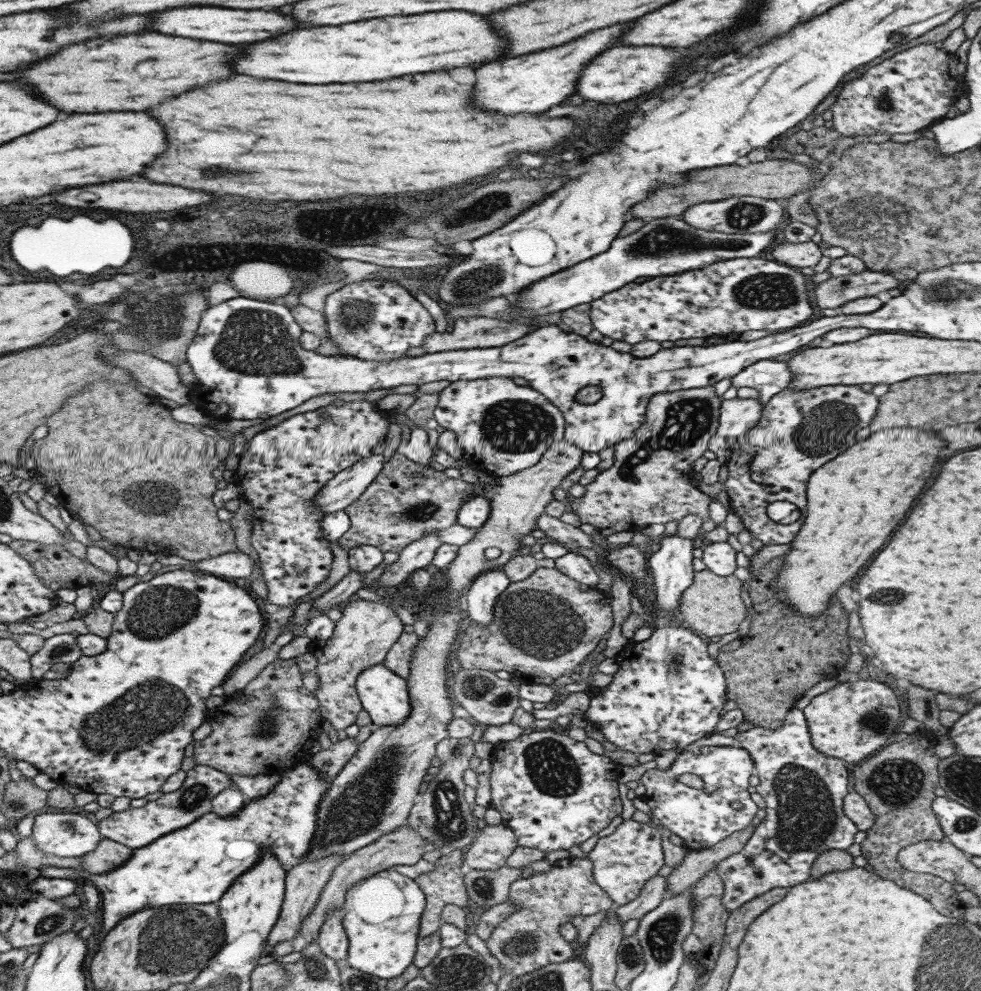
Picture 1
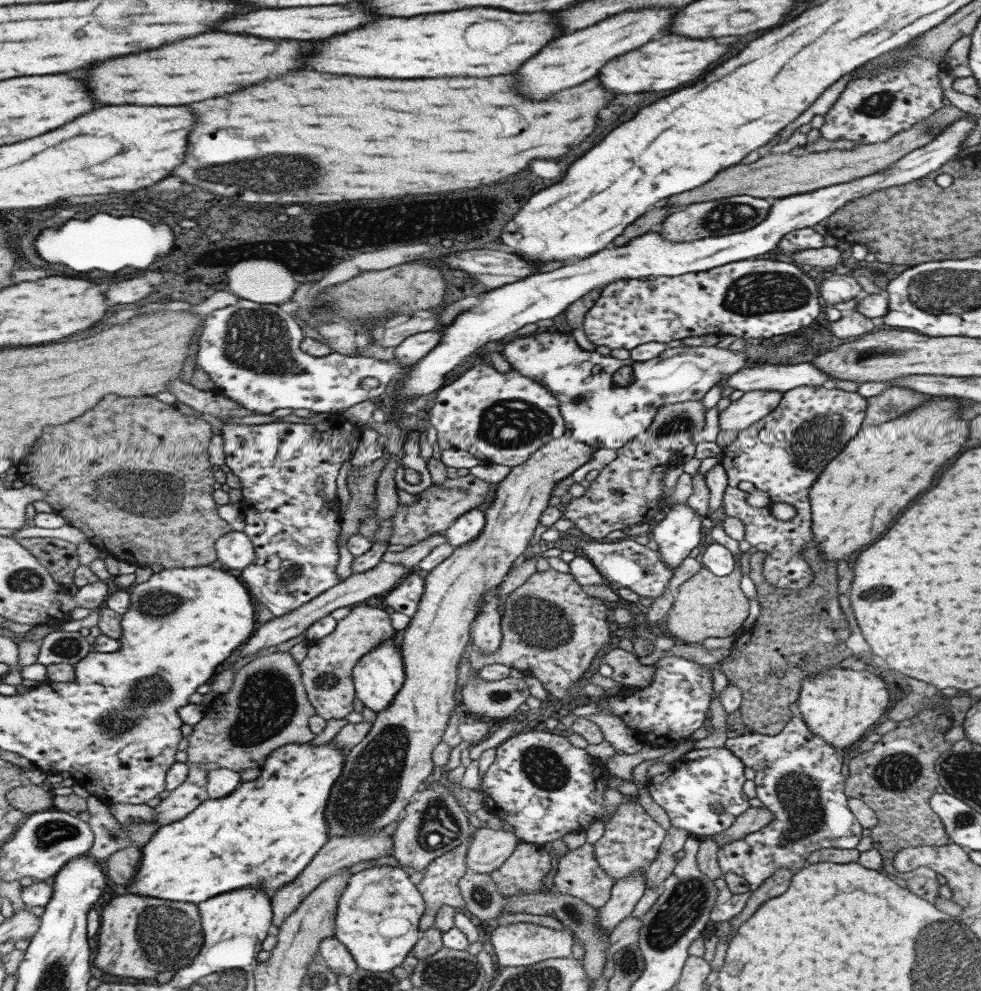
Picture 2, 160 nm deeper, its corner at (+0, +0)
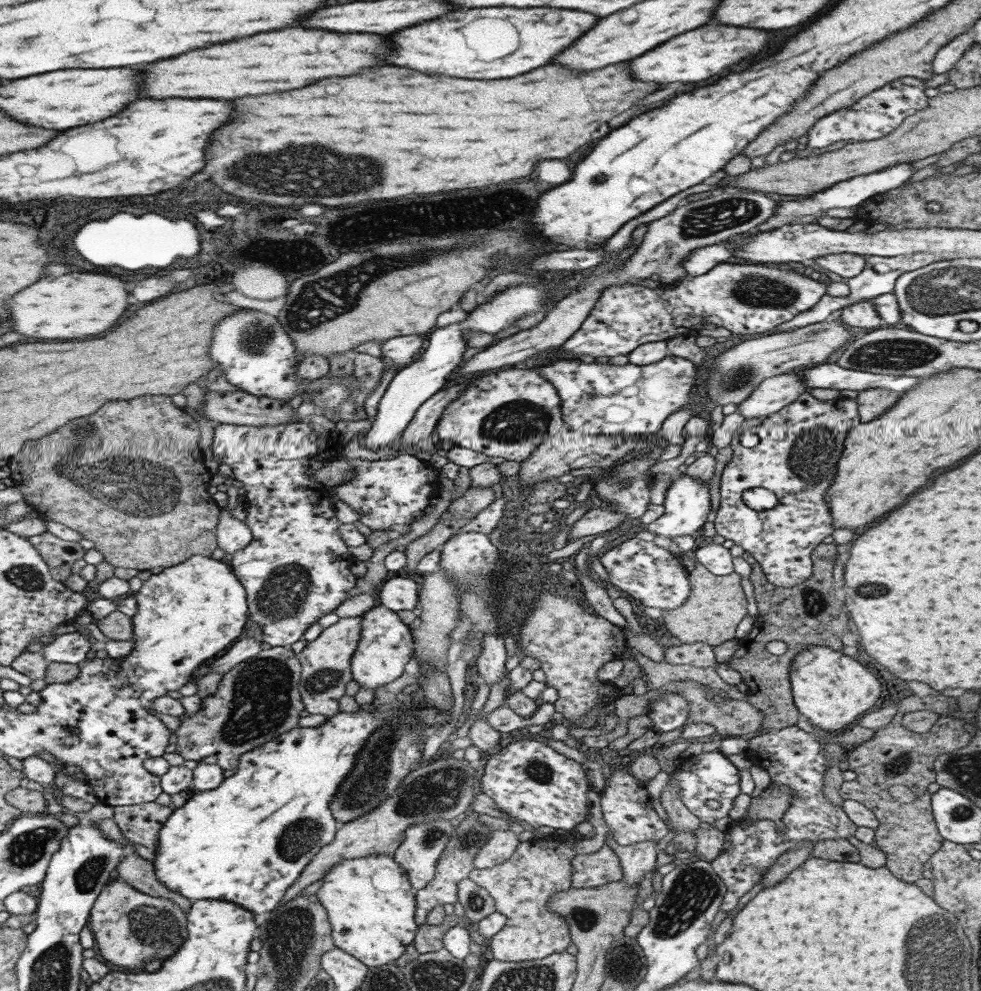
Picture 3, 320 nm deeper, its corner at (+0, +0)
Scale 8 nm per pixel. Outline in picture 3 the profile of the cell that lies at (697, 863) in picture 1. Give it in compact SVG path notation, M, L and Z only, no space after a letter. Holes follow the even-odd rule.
M785 785L768 786L750 800L746 813L740 818L741 824L753 824L754 820L779 820L782 812L791 804L793 790Z

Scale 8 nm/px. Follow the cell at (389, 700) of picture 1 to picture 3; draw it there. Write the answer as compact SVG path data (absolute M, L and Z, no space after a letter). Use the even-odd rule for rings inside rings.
M373 606L361 614L361 633L350 658L352 680L372 692L397 679L403 666L413 654L414 644L408 626L403 624L395 612L383 606Z

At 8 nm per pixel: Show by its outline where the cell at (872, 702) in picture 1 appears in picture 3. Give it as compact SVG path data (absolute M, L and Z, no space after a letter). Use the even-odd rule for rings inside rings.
M821 645L805 647L789 664L792 701L808 722L828 733L838 733L853 724L879 696L879 682L861 664L841 651Z

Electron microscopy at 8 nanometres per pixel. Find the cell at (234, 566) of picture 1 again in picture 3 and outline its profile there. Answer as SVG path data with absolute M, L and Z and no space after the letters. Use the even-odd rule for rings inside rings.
M229 493L226 503L219 507L219 516L216 526L216 547L223 553L233 556L237 550L245 548L251 540L250 528L243 522L234 518L229 512L238 500L237 493Z

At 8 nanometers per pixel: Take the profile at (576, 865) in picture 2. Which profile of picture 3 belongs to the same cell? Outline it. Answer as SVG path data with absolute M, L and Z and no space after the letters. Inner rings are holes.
M567 833L569 840L568 841L562 841L558 838L553 838L550 836L550 840L547 840L546 837L543 838L533 838L530 839L527 842L520 842L513 851L513 854L505 860L505 862L502 862L501 864L498 864L497 866L493 866L488 869L476 869L473 867L468 874L468 878L471 879L473 882L477 883L479 886L483 887L487 892L489 893L489 896L494 900L495 910L499 914L503 914L503 916L506 916L505 924L501 927L501 930L498 930L491 938L487 940L488 946L487 949L491 953L491 959L495 960L502 960L505 962L512 962L512 963L518 963L521 961L526 960L537 960L542 959L544 956L549 956L549 954L553 953L561 953L565 951L565 948L572 944L572 940L570 939L569 929L566 925L566 922L564 921L564 918L561 918L559 915L556 915L555 913L552 913L546 904L548 904L548 900L550 899L550 896L552 894L555 894L556 892L561 892L562 890L567 890L569 887L571 888L595 888L600 887L601 885L615 882L616 880L619 880L622 878L622 868L618 859L618 856L611 851L611 848L604 844L602 845L597 851L590 853L589 855L577 855L573 852L571 849L571 841L577 840L575 838L575 834Z

